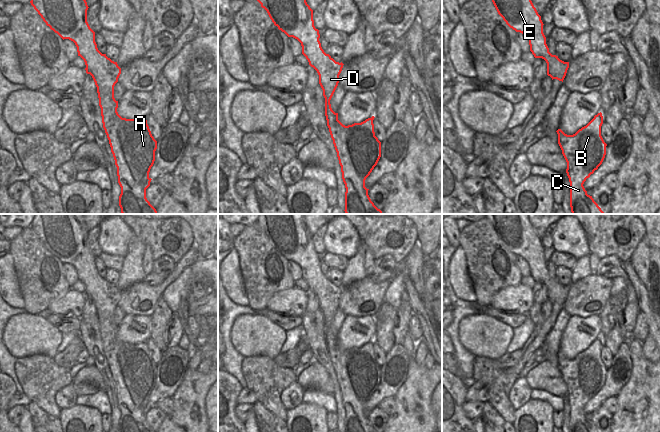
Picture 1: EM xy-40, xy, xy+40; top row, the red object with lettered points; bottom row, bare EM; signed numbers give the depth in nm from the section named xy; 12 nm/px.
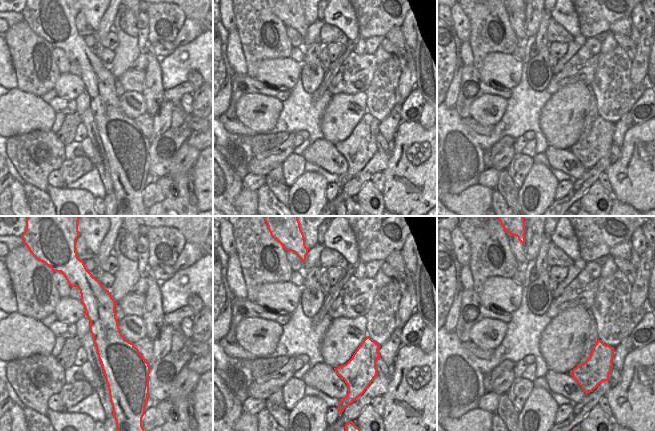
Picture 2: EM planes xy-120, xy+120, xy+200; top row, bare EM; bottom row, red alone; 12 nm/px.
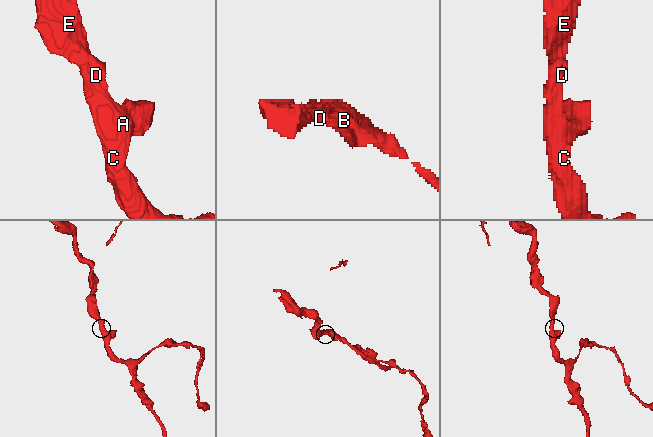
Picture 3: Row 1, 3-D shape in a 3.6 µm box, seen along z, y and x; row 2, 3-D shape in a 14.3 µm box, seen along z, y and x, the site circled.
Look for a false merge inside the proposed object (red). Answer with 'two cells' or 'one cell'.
one cell

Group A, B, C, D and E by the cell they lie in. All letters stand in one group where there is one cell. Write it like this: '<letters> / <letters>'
A B C D E

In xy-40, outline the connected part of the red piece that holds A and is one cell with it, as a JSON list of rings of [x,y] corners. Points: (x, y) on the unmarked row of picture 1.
[[[35,214],[30,227],[51,254],[57,257],[63,264],[69,263],[75,267],[78,280],[85,286],[86,297],[90,298],[95,306],[99,330],[101,332],[103,352],[109,364],[111,376],[117,391],[118,407],[121,411],[121,418],[119,420],[120,432],[154,432],[146,422],[146,413],[150,410],[152,404],[149,401],[149,396],[155,385],[157,365],[151,358],[146,342],[126,343],[122,342],[117,336],[118,325],[114,322],[114,310],[118,306],[121,292],[118,290],[117,286],[112,285],[97,272],[95,256],[90,252],[87,246],[87,234],[89,231],[82,214]]]

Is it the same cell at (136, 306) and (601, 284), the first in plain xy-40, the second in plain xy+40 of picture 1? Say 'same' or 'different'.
same

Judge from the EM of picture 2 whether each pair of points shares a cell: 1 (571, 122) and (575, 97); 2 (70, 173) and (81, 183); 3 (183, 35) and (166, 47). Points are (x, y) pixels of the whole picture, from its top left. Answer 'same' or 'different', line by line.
1: same
2: different
3: different

